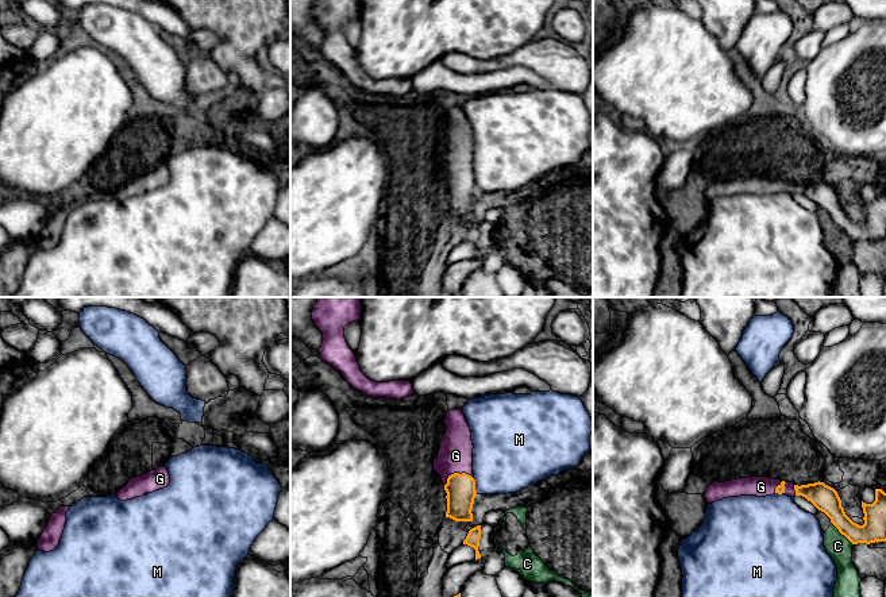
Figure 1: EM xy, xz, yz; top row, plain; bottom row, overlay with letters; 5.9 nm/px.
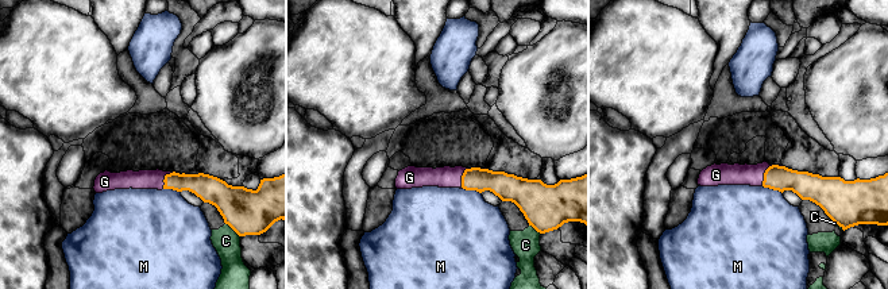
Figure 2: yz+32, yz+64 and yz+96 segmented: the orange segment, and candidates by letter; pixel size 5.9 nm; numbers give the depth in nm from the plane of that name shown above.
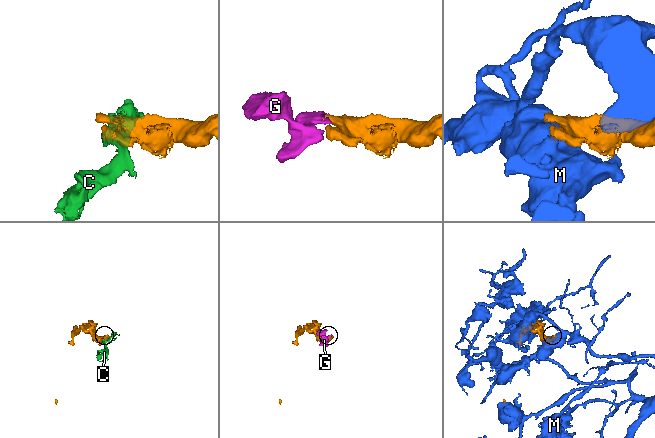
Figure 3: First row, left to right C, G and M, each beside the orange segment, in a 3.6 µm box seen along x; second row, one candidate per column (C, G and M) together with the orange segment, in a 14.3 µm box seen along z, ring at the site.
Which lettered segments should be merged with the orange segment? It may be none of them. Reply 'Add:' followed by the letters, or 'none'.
Add: G

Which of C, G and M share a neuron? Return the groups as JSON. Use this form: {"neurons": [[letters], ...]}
{"neurons": [["C"], ["G"], ["M"]]}

